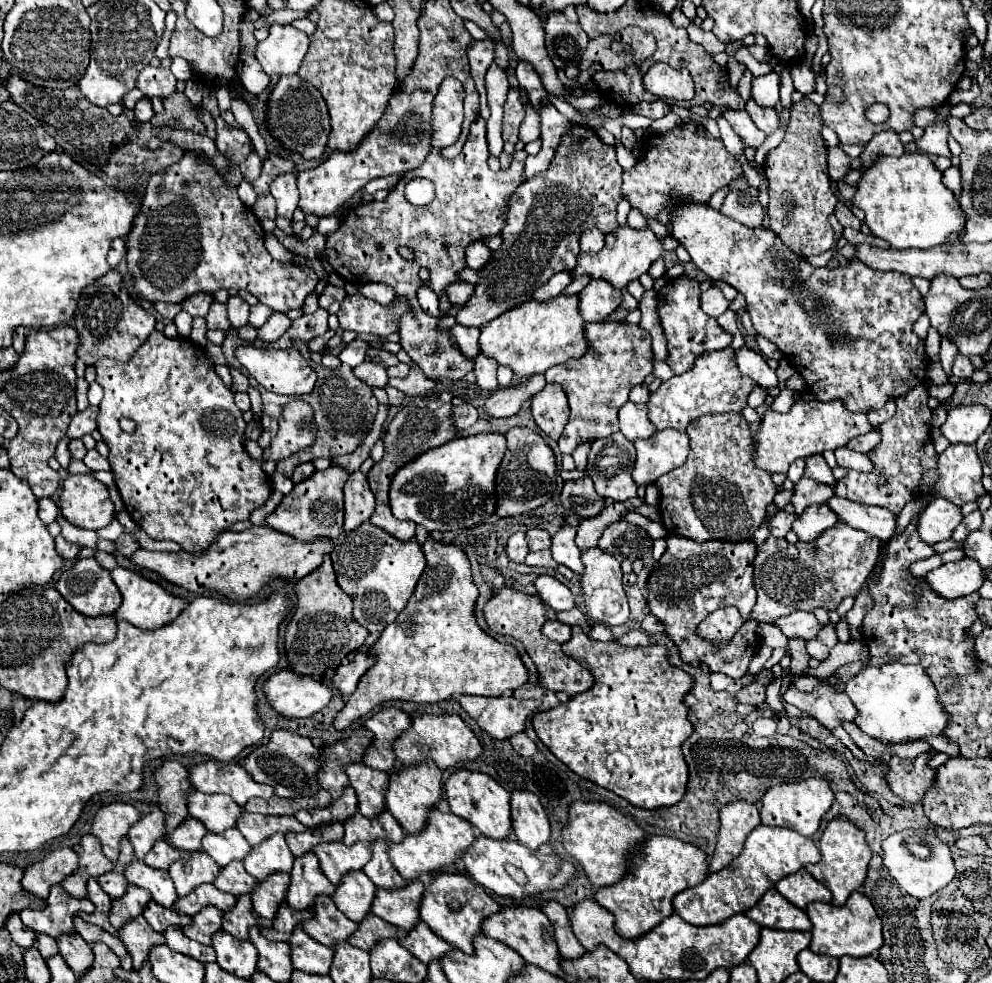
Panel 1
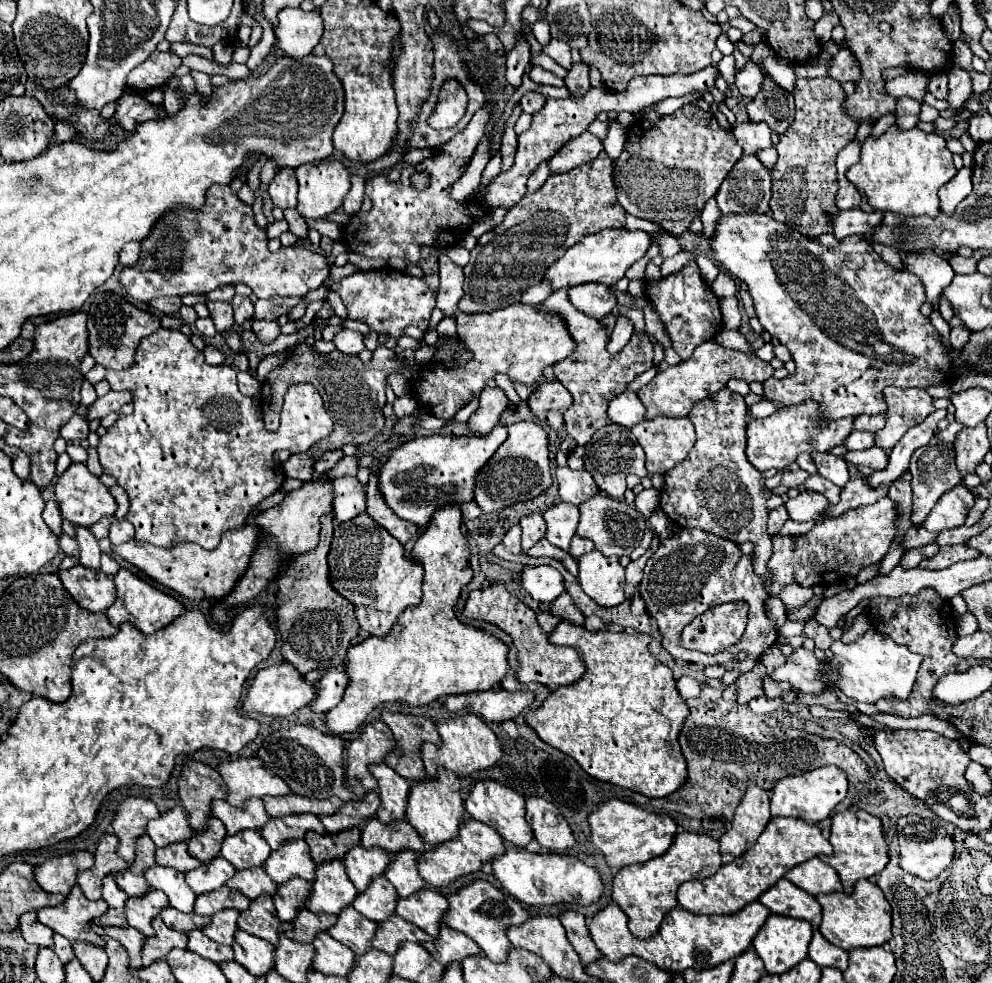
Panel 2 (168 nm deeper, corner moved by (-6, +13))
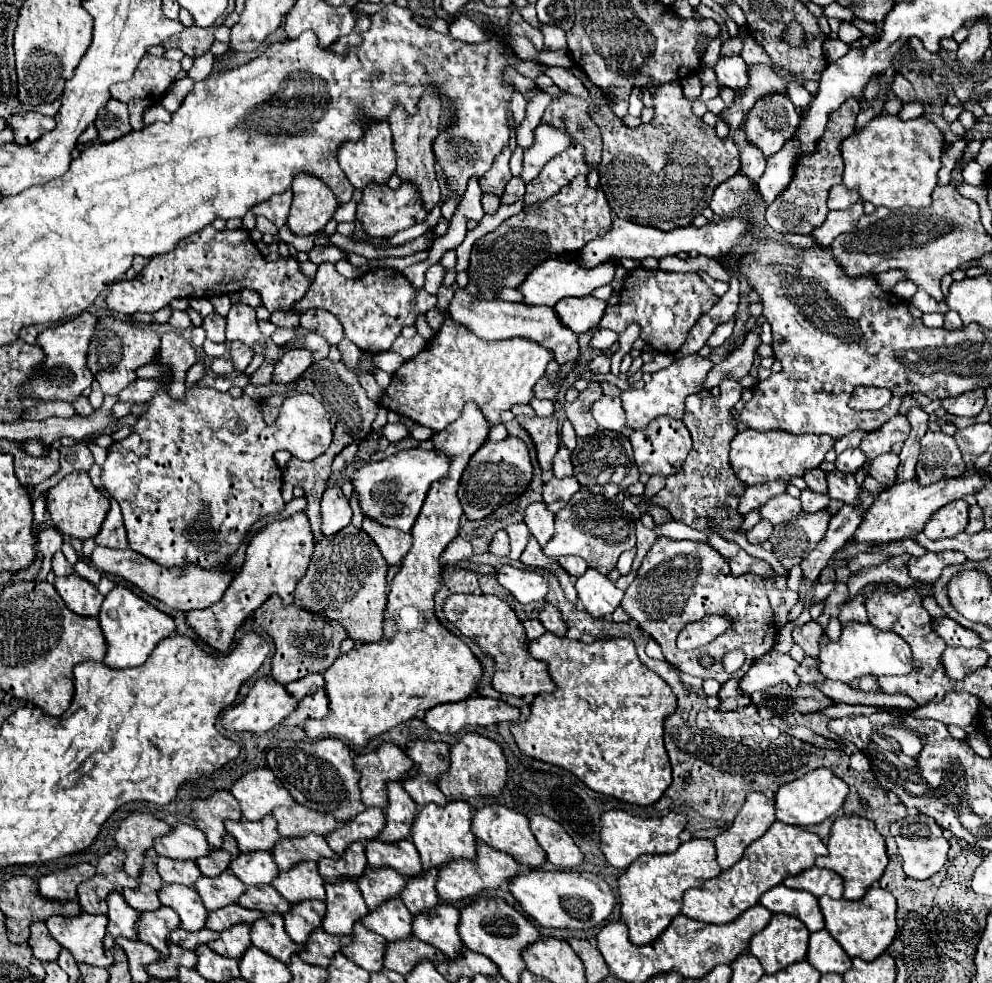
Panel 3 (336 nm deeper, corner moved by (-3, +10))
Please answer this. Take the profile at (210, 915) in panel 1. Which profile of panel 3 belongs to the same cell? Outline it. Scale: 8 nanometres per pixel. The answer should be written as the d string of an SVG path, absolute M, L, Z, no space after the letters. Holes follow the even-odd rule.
M241 923L241 927L231 927L229 931L221 933L217 941L209 943L209 947L223 957L241 959L251 947L251 927L245 923Z

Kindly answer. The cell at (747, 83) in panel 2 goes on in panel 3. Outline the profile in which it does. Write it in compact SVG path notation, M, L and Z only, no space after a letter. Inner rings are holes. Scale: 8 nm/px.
M731 55L731 57L719 57L719 61L713 67L717 75L719 85L727 85L731 89L741 89L747 85L747 63L741 59L741 55Z

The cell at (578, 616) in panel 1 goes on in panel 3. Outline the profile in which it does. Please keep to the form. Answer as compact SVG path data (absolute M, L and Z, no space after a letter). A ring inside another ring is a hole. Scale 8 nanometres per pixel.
M545 605L543 607L543 611L539 613L539 619L541 619L541 625L549 631L549 633L553 633L553 635L557 635L557 637L565 637L565 633L567 633L567 625L561 621L561 613L559 613L559 609L555 607L555 605Z

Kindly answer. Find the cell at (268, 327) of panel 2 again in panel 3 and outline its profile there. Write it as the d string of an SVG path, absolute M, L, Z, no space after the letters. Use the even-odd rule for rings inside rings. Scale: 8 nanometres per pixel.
M233 341L229 345L229 357L233 361L233 367L235 371L245 371L245 367L251 363L253 359L253 351L249 351L249 347L245 347L243 343L237 343Z

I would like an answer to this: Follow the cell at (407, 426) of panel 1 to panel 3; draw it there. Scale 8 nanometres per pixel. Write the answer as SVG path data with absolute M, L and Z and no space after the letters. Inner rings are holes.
M363 519L363 527L361 527L379 547L387 567L399 565L399 561L403 559L403 555L409 551L413 539L409 533L401 533L401 531L393 531L387 527L381 527L379 523L373 523L371 519Z

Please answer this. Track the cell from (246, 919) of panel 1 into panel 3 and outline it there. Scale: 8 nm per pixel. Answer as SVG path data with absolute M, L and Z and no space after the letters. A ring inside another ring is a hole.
M265 915L265 919L253 923L251 931L253 931L253 945L273 955L285 965L289 965L293 955L303 951L303 947L293 943L291 937L285 933L285 921L281 915Z

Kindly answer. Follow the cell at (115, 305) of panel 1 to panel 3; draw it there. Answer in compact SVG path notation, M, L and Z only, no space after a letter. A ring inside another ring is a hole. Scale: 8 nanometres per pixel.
M105 315L97 321L95 335L89 345L87 355L87 367L95 375L95 379L101 385L101 391L105 395L117 397L119 391L123 391L129 383L137 379L137 369L151 363L159 349L159 335L147 327L147 325L135 325L129 321L119 321L111 315Z

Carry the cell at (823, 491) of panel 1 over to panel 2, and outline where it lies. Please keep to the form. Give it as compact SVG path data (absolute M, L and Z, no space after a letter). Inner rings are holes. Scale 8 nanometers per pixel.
M796 470L796 472L784 472L782 474L782 486L786 488L800 488L804 486L804 482L810 478L808 472L804 470Z

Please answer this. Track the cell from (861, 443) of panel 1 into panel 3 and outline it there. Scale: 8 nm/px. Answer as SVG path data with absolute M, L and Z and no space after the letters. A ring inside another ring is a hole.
M849 449L837 457L835 467L845 475L855 475L863 463L865 463L865 455L861 455L861 449Z

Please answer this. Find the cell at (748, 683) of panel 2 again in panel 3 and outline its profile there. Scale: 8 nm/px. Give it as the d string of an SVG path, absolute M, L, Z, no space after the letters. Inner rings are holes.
M729 679L721 685L717 697L719 697L719 711L733 711L737 707L745 707L752 703L749 695L743 695L743 691L737 687L739 679Z

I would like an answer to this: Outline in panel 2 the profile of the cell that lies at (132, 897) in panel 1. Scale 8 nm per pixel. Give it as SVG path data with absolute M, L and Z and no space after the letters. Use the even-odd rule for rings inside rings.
M150 888L144 896L126 900L126 920L144 936L152 936L154 928L150 926L150 922L154 916L160 914L160 908L164 906L168 906L168 898L164 896L164 892Z

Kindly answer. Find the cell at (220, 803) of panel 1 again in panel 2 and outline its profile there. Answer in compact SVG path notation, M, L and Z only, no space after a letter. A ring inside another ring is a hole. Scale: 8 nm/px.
M248 798L240 808L230 806L226 800L212 800L212 816L224 822L228 834L236 834L246 828L262 828L268 822L268 814L260 798Z

